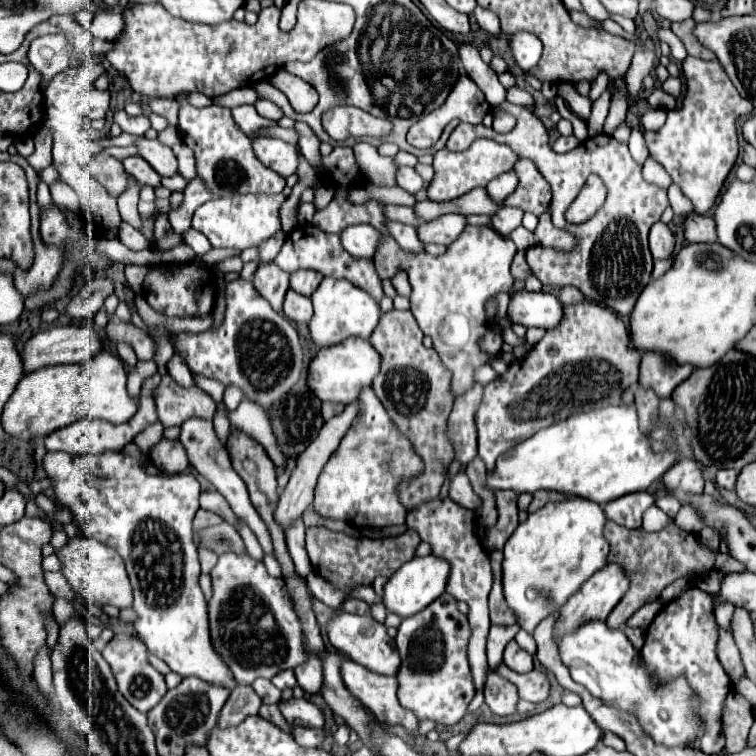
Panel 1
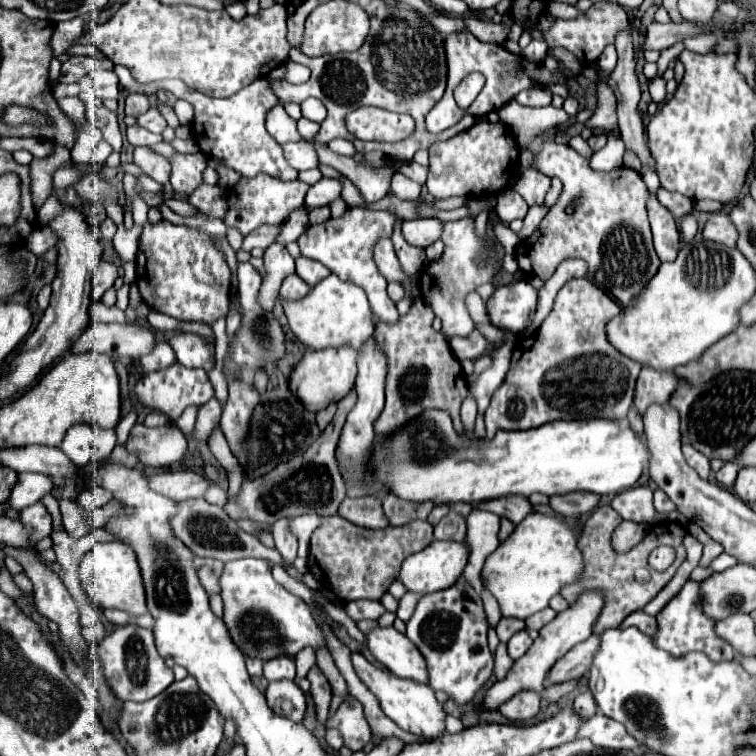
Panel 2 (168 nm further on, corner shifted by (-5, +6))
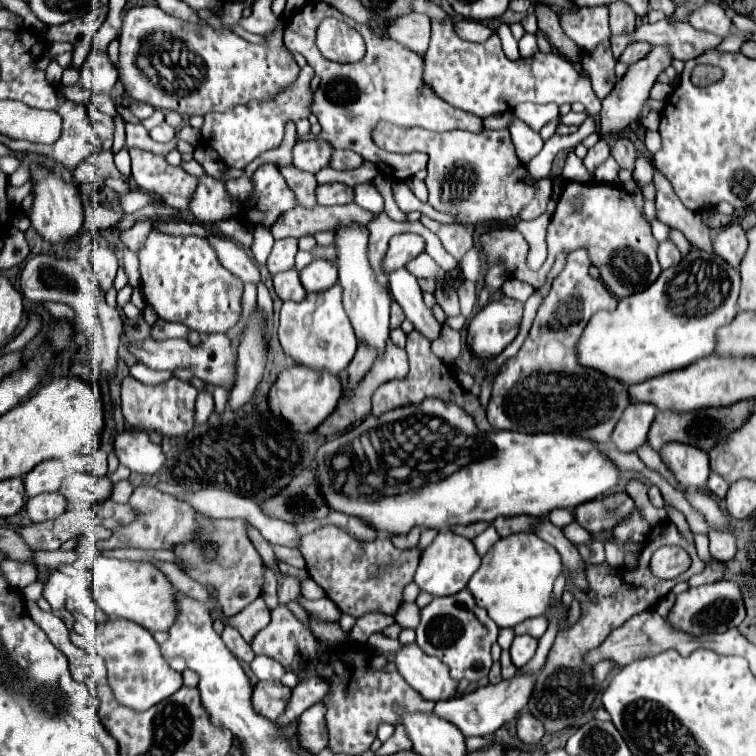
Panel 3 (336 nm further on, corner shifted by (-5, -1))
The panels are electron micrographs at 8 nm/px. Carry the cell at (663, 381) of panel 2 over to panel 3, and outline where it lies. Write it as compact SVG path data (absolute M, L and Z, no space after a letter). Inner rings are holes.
M631 404L623 412L619 424L611 434L611 444L621 452L635 452L645 444L649 426L655 418L655 406L651 404Z

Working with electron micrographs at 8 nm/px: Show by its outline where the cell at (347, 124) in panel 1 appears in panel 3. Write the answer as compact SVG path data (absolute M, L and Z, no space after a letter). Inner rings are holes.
M381 122L373 130L373 142L387 152L425 152L429 156L425 178L429 190L427 202L435 210L455 216L459 224L515 218L531 200L535 184L539 182L517 158L509 130L483 130L479 134L467 130L431 132Z

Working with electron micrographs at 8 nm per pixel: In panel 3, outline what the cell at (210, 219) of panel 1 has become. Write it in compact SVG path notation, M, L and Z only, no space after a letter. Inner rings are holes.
M263 164L253 174L255 190L243 206L243 218L251 224L271 226L283 212L295 208L295 196L289 190L277 164Z

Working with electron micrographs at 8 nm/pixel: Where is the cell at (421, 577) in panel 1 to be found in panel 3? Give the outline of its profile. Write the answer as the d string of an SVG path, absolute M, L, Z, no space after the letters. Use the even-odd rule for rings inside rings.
M451 530L439 532L435 540L421 552L419 568L415 572L415 582L421 590L433 594L433 596L451 596L463 590L473 576L473 572L479 568L481 556L475 550L475 544L469 538L457 536Z

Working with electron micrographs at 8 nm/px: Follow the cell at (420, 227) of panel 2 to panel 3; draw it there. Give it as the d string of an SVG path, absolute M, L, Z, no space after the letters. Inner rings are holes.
M399 234L389 242L389 250L383 260L383 272L393 272L405 266L409 260L425 250L425 242L417 234Z

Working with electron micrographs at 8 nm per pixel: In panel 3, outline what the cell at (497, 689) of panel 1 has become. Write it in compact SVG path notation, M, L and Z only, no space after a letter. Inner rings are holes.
M523 712L519 722L517 722L517 736L519 740L529 746L529 744L537 744L541 742L545 730L543 730L543 724L539 724L539 720L535 720L529 712Z

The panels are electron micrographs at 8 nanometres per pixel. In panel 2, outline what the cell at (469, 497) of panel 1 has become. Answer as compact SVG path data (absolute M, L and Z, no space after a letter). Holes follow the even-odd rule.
M515 495L515 497L497 497L495 501L481 501L475 507L483 509L483 511L491 511L491 513L495 513L499 517L505 517L513 525L521 523L523 517L527 517L533 511L527 497L519 497L519 495Z

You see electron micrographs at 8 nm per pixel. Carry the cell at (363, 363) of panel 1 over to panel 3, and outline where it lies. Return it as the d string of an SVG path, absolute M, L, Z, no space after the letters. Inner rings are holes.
M291 366L279 374L275 384L271 386L267 398L273 412L279 412L295 432L311 432L315 430L337 406L341 396L341 382L337 376L325 370L311 370L305 366Z

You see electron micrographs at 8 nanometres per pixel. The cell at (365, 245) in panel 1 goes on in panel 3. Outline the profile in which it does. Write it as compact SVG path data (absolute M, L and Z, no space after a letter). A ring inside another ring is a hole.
M399 268L393 274L389 274L389 292L403 308L407 320L415 324L417 332L427 336L431 342L441 336L443 324L437 322L433 312L423 304L421 288L413 274L409 274L405 268Z

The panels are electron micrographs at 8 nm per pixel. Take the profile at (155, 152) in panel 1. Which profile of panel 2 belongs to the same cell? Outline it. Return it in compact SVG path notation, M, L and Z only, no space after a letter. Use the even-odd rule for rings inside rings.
M175 153L173 157L169 157L169 163L171 163L171 185L175 193L189 195L201 183L201 173L207 167L207 157L203 153L195 155Z

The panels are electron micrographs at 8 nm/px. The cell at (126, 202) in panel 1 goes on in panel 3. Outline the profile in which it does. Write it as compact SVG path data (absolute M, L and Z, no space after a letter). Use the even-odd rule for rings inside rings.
M87 104L87 116L89 116L89 122L95 130L95 134L101 138L101 140L107 140L107 138L113 138L113 118L99 112L99 108L95 104Z

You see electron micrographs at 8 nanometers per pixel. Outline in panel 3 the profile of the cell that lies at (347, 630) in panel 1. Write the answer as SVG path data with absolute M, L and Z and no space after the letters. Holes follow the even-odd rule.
M407 644L395 654L395 664L401 676L417 690L425 700L447 700L453 698L459 680L451 680L449 668L433 656L427 656L417 644Z

